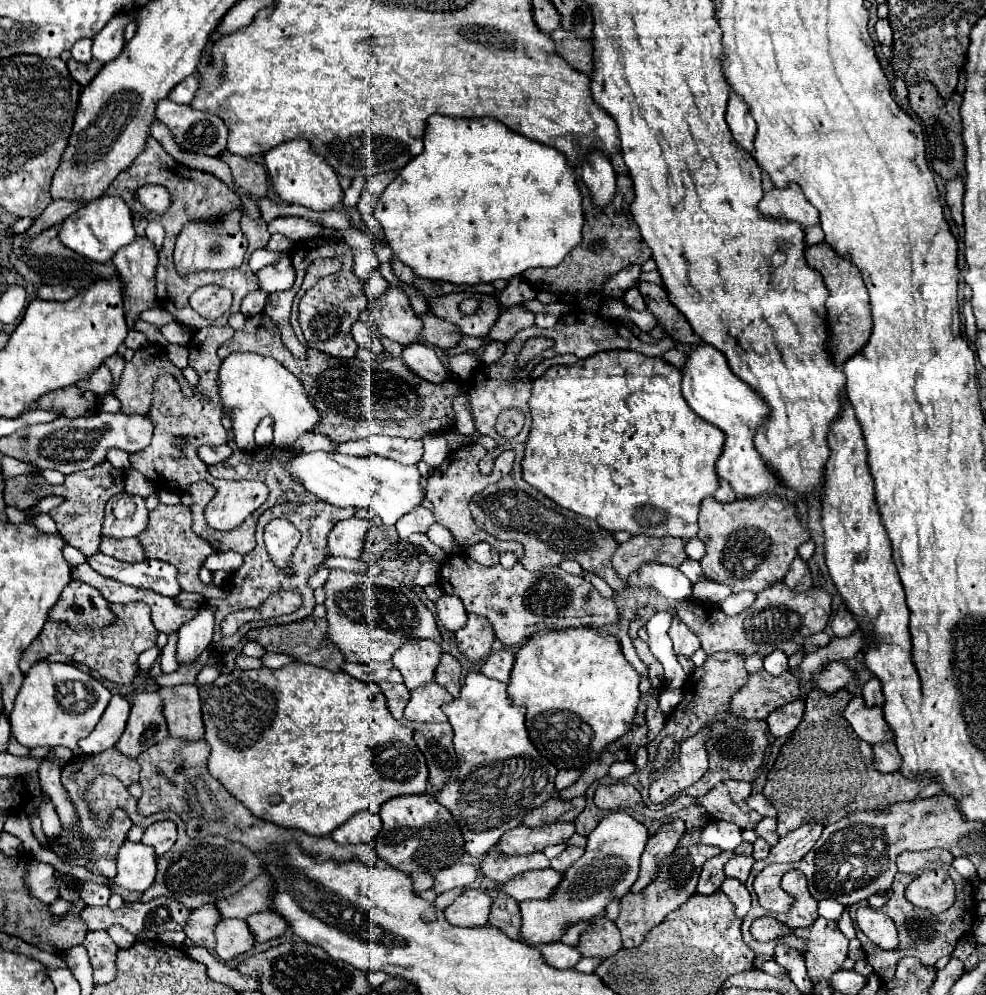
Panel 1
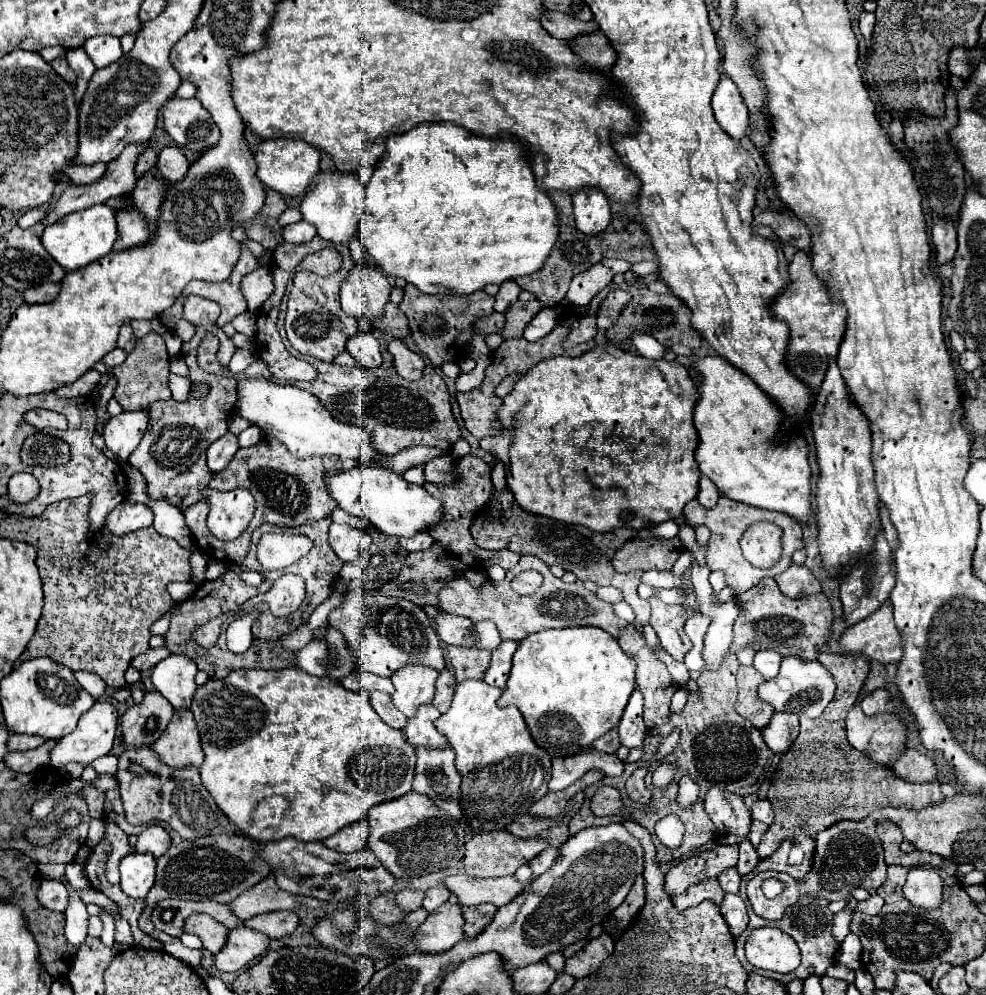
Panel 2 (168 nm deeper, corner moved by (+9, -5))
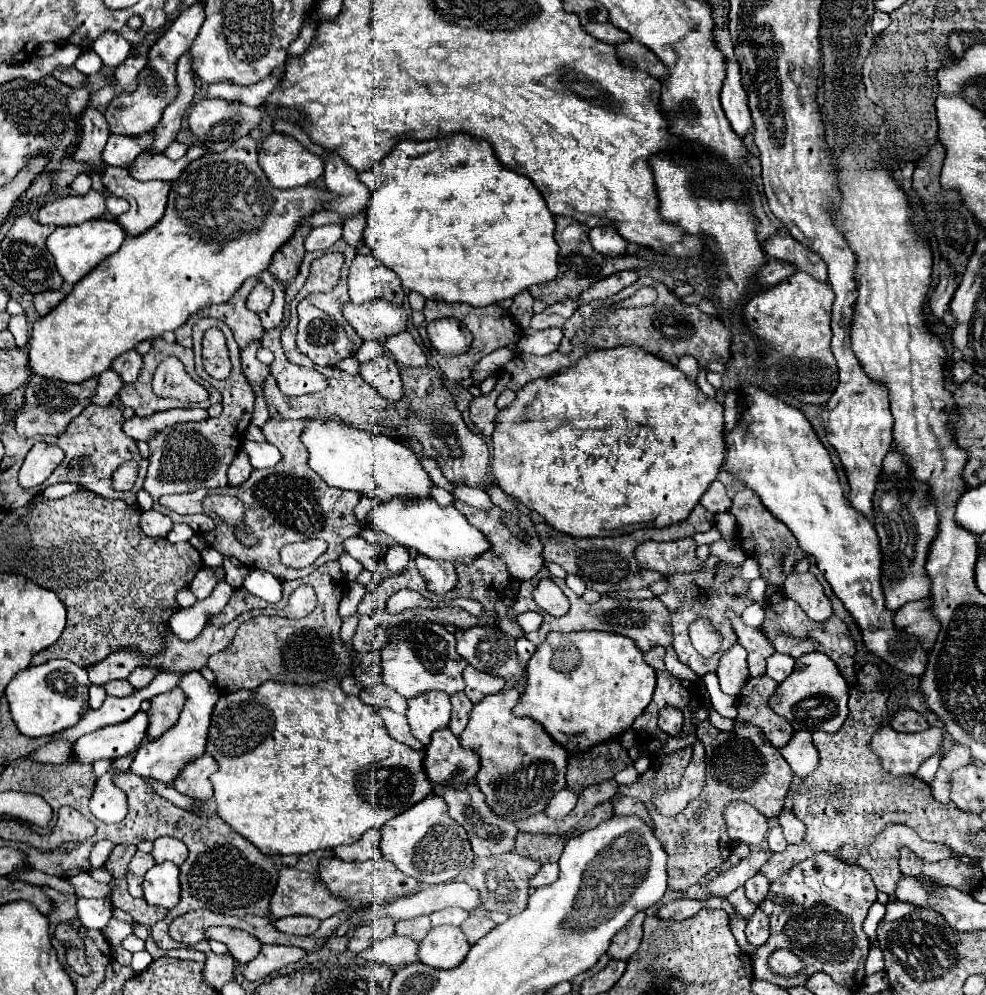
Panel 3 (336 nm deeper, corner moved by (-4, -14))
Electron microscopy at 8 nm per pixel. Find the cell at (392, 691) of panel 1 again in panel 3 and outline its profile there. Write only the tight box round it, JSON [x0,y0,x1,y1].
[379,708,423,750]

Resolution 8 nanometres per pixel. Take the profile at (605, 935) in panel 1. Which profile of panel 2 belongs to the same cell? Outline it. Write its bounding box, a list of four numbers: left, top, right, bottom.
[564,933,614,979]

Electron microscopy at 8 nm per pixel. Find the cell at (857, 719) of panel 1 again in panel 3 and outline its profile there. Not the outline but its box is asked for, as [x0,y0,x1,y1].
[869,726,941,776]

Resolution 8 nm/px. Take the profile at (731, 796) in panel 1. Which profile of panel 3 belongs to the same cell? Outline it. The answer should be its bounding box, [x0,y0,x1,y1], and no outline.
[723,802,769,846]

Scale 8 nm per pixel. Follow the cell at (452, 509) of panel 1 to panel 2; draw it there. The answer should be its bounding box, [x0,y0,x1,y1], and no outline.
[424,455,520,569]

